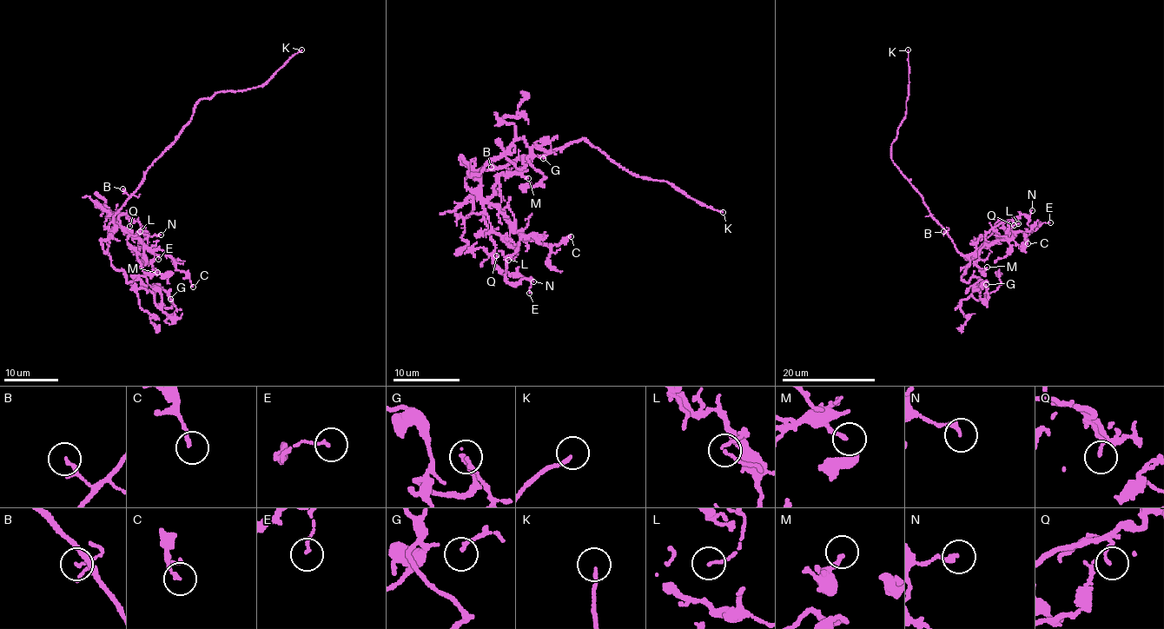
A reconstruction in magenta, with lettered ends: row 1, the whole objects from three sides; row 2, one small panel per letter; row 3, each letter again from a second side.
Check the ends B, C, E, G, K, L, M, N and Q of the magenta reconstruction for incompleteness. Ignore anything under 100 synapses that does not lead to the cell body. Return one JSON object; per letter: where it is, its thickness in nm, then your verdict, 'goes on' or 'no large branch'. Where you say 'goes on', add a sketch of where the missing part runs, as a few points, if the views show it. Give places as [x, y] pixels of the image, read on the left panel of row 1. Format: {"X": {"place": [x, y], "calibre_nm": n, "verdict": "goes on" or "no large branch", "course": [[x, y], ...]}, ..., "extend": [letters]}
{"B": {"place": [122, 188], "calibre_nm": 110, "verdict": "no large branch"}, "C": {"place": [193, 287], "calibre_nm": 140, "verdict": "no large branch"}, "E": {"place": [158, 259], "calibre_nm": 110, "verdict": "no large branch"}, "G": {"place": [170, 299], "calibre_nm": 130, "verdict": "no large branch"}, "K": {"place": [301, 49], "calibre_nm": 140, "verdict": "goes on", "course": [[301, 49], [303, 44], [310, 40], [307, 34]]}, "L": {"place": [140, 231], "calibre_nm": 120, "verdict": "no large branch"}, "M": {"place": [157, 272], "calibre_nm": 180, "verdict": "no large branch"}, "N": {"place": [161, 235], "calibre_nm": 220, "verdict": "no large branch"}, "Q": {"place": [129, 226], "calibre_nm": 110, "verdict": "no large branch"}, "extend": ["K"]}

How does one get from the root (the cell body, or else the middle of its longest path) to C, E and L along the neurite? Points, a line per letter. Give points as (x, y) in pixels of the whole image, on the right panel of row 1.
C: (945, 232), (959, 251), (965, 254), (973, 254), (983, 245), (1009, 239), (1015, 230), (1025, 233), (1028, 243)
E: (945, 232), (960, 253), (973, 254), (983, 245), (1006, 238), (1021, 244), (1038, 224), (1050, 222)
L: (945, 232), (959, 251), (972, 254), (983, 243), (1004, 235), (1008, 237), (1012, 228), (1018, 223)

